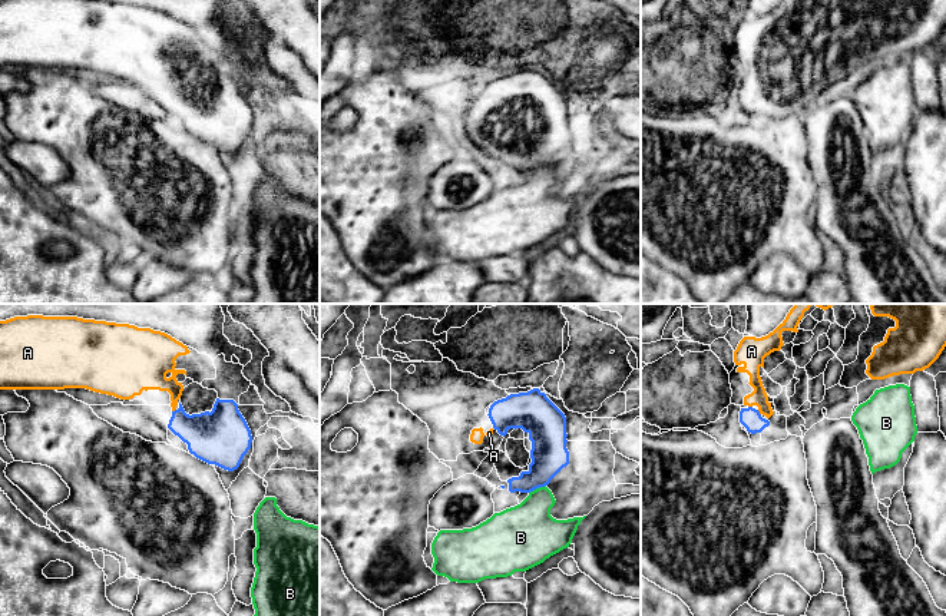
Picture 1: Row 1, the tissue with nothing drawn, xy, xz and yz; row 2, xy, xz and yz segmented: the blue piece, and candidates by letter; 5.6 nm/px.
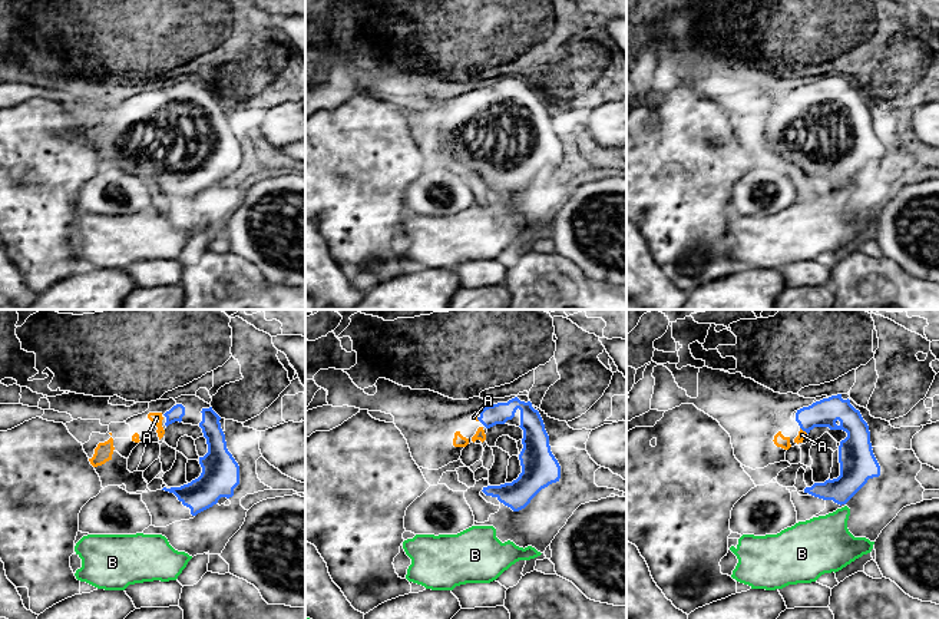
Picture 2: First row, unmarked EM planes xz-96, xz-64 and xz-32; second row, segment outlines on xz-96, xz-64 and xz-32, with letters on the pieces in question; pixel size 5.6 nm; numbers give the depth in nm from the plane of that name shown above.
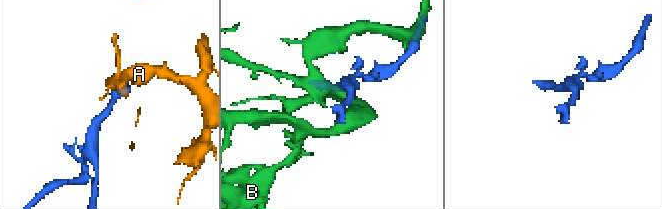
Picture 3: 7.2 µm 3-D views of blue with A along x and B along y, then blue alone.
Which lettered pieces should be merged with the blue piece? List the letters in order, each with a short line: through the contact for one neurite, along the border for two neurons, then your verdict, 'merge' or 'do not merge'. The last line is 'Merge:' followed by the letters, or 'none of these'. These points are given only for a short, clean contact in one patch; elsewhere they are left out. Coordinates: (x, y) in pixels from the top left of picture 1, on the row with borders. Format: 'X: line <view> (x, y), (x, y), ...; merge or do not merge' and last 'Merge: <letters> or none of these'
A: line yz (750, 417), (758, 413), (758, 397); merge
B: do not merge
Merge: A

